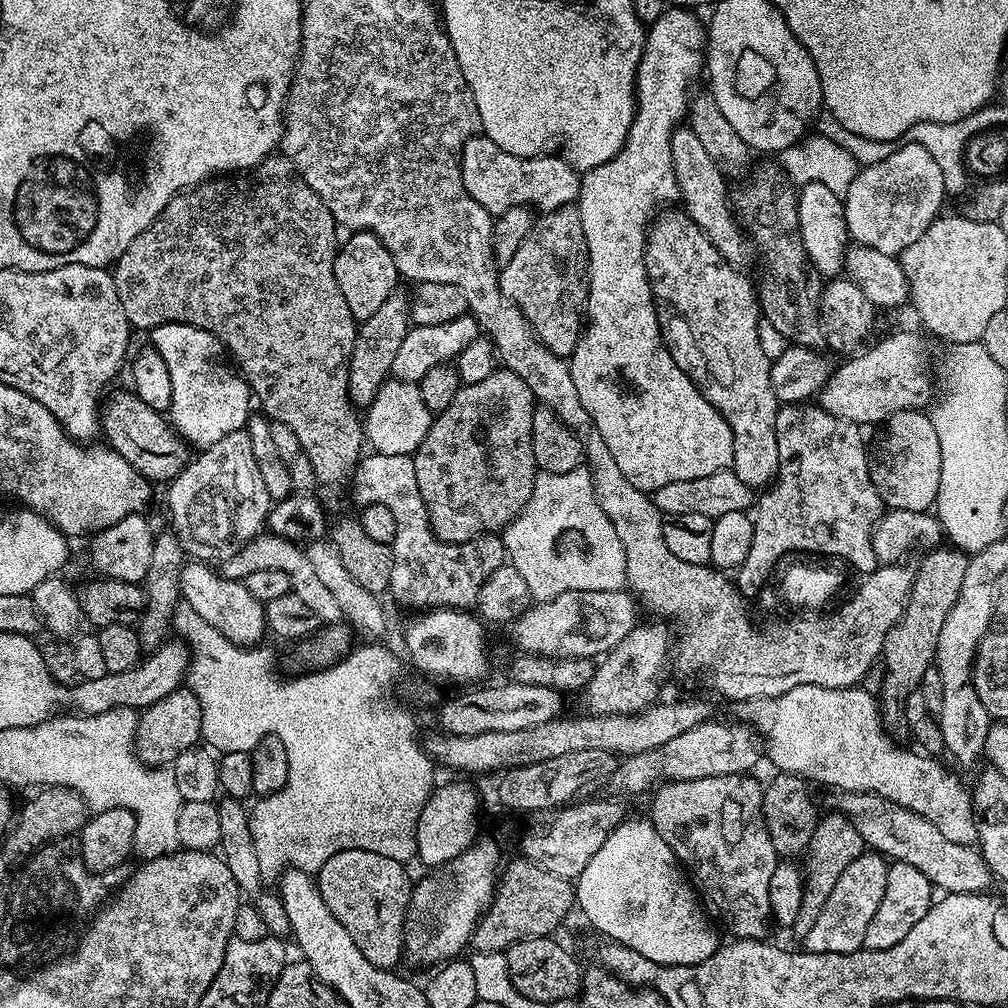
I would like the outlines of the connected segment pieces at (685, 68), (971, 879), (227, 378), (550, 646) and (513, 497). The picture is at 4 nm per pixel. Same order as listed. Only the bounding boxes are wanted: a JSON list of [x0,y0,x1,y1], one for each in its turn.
[[570,6,734,494],[839,792,994,894],[150,324,254,449],[507,588,638,660],[412,370,538,544]]

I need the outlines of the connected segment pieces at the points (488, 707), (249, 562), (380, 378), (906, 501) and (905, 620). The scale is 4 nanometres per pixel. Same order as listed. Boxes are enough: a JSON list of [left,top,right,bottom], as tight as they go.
[[436,682,561,736],[222,534,341,624],[348,290,410,409],[868,410,942,511],[878,546,969,729]]

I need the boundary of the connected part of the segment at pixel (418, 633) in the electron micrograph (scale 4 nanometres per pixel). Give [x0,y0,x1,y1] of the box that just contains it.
[404,608,488,686]

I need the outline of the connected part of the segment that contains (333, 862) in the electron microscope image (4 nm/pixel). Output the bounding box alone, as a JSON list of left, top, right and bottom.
[314,850,413,969]

